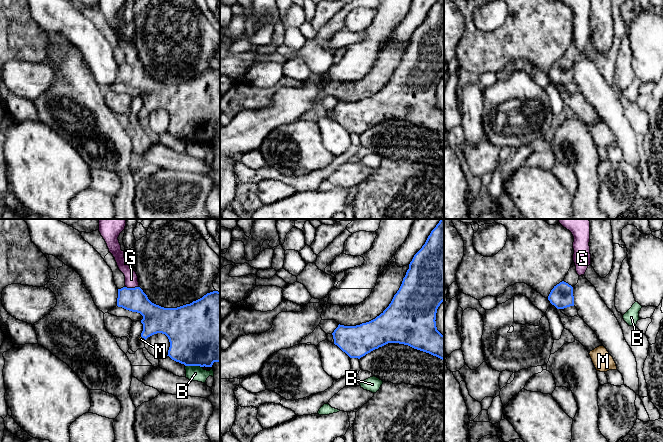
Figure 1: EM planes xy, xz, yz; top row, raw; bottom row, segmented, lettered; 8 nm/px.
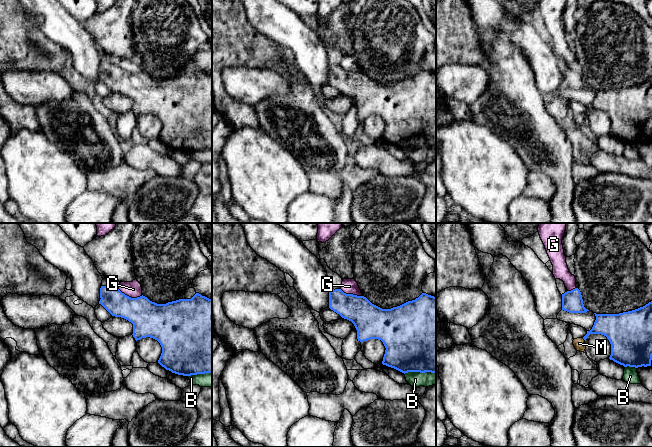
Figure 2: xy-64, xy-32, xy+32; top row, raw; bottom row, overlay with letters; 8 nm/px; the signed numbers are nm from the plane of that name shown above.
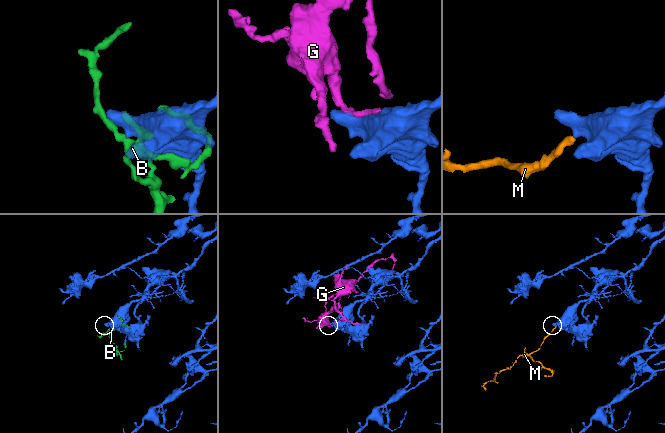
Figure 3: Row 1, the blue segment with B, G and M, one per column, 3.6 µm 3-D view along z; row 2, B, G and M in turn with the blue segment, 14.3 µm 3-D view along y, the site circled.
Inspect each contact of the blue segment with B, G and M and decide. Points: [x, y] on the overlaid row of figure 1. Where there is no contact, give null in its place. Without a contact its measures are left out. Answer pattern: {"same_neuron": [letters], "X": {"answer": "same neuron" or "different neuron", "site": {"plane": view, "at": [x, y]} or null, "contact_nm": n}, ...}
{"same_neuron": ["M"], "B": {"answer": "different neuron", "site": {"plane": "xy", "at": [194, 365]}, "contact_nm": 130}, "G": {"answer": "different neuron", "site": {"plane": "xy", "at": [132, 288]}, "contact_nm": 100}, "M": {"answer": "same neuron", "site": {"plane": "xy", "at": [143, 337]}, "contact_nm": 50}}

